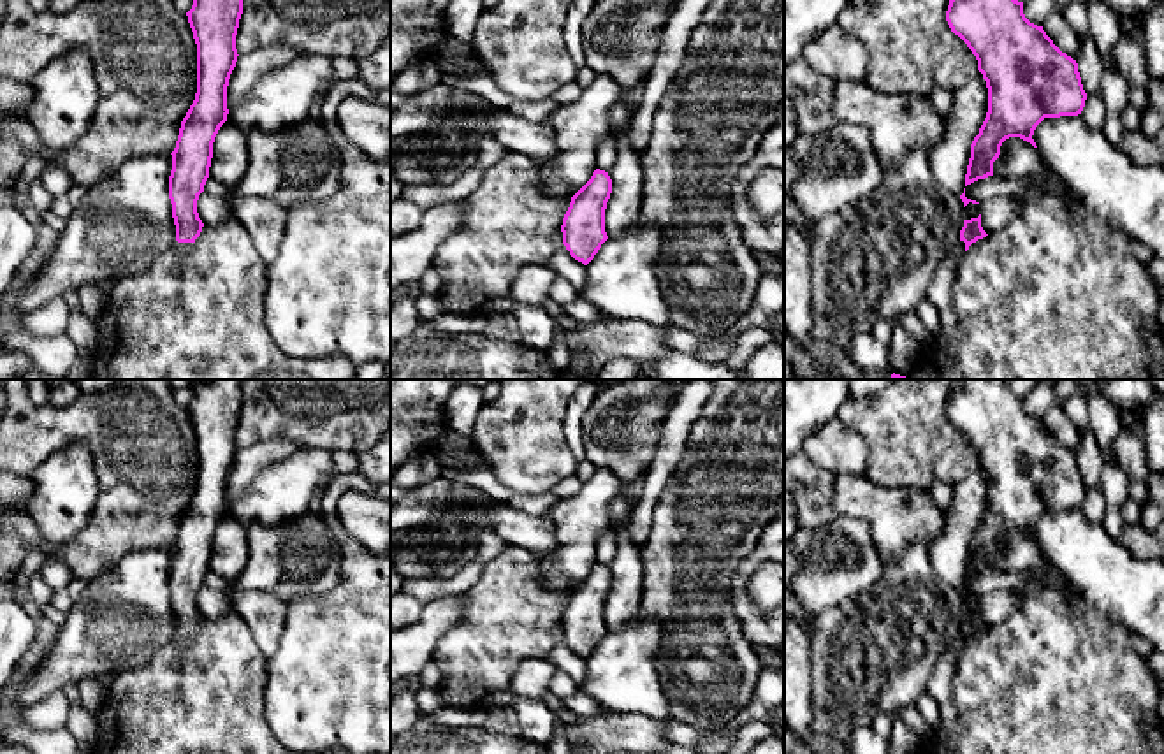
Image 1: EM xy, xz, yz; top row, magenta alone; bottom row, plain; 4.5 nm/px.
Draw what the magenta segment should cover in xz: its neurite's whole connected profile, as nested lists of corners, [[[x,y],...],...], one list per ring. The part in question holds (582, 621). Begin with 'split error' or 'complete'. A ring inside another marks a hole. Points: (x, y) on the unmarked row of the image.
complete; [[[596,562],[591,573],[571,591],[563,612],[563,638],[570,649],[587,659],[601,638],[605,626],[605,603],[612,587],[608,566]]]

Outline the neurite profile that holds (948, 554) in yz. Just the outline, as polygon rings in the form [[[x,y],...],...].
[[[979,464],[953,487],[944,508],[946,529],[930,543],[930,564],[934,576],[949,587],[962,589],[971,552],[971,538],[988,506],[988,482]]]

